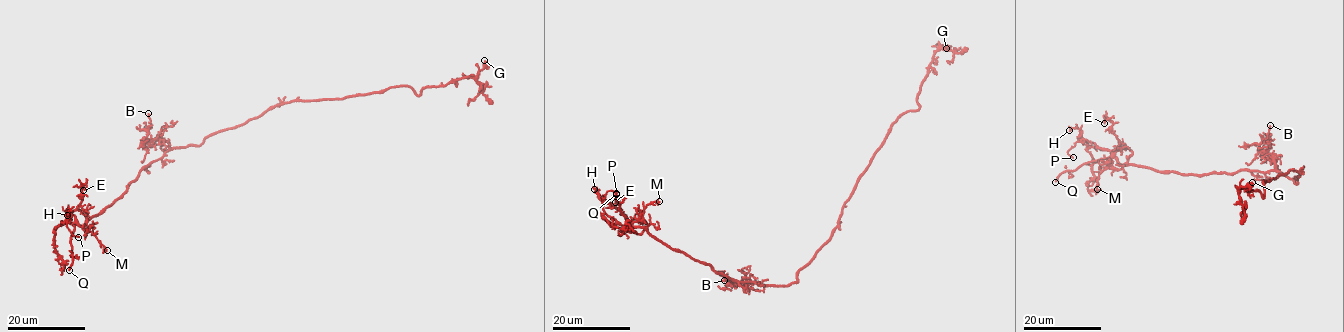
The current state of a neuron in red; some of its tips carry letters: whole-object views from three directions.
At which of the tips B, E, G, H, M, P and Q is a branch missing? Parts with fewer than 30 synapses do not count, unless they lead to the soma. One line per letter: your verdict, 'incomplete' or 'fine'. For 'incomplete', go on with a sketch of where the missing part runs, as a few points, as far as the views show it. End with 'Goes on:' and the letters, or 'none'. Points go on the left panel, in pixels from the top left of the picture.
B: fine
E: fine
G: fine
H: fine
M: fine
P: fine
Q: incomplete; missing branch runs (69, 270), (72, 274), (36, 292), (19, 296)
Goes on: Q

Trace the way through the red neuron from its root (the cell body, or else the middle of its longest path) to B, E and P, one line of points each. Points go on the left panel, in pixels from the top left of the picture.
B: (209, 136), (199, 145), (171, 148), (166, 141), (147, 138), (151, 128), (148, 113)
E: (209, 136), (199, 145), (170, 148), (141, 167), (124, 193), (87, 222), (77, 208), (83, 184), (83, 190)
P: (209, 136), (141, 167), (124, 193), (84, 224), (61, 222), (67, 220), (78, 237)

